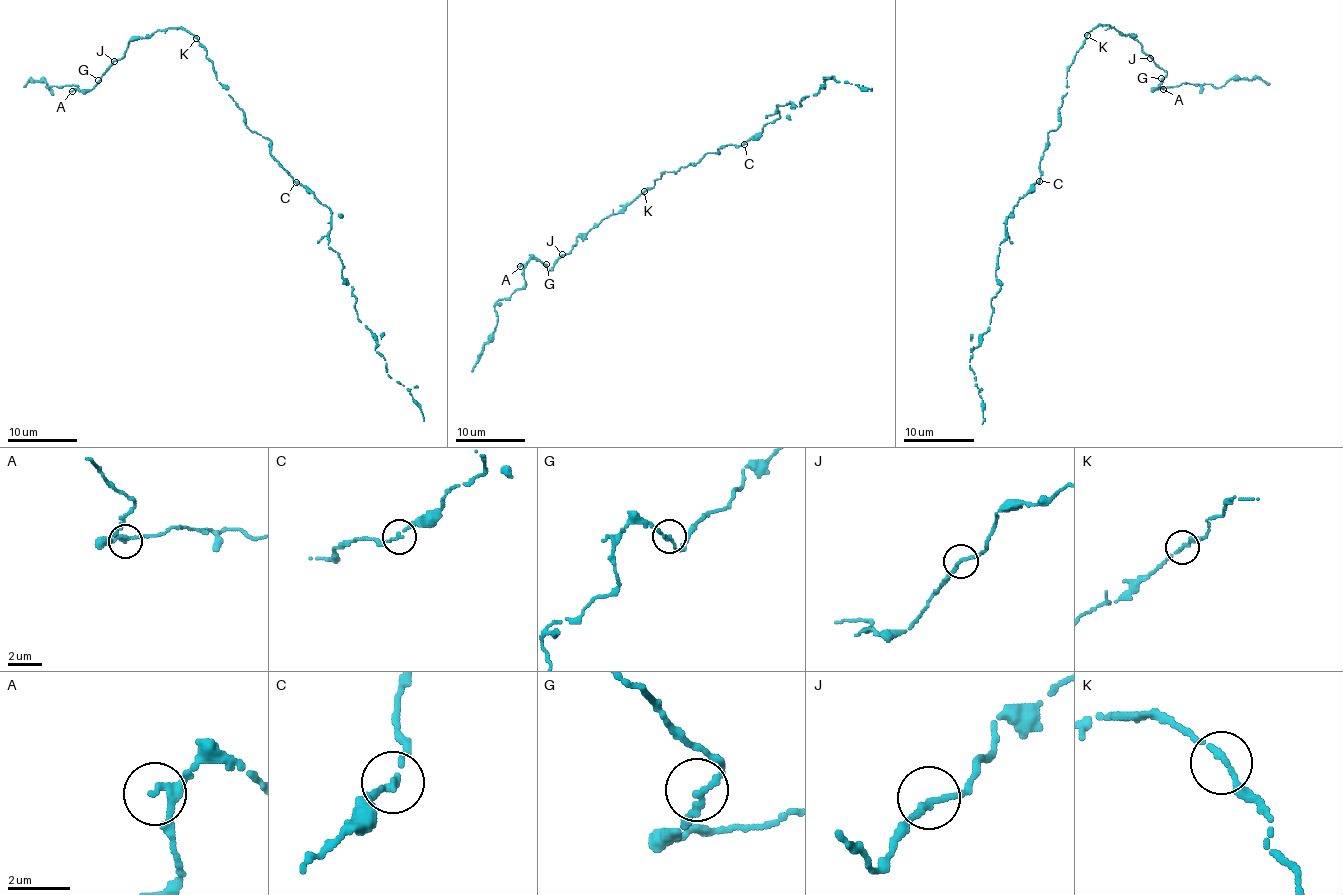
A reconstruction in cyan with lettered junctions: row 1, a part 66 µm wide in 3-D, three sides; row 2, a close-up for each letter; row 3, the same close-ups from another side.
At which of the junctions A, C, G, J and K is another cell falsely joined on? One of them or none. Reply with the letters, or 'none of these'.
none of these

